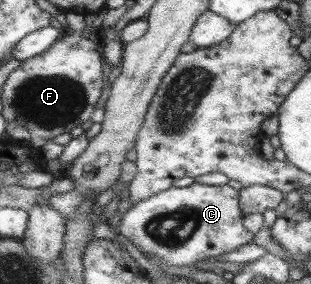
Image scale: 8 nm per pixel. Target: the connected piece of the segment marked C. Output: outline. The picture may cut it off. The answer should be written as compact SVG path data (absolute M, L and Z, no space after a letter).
M194 181L185 187L171 186L124 211L119 221L119 234L142 254L156 255L164 263L180 267L194 264L206 258L234 251L241 245L246 245L254 240L255 236L244 231L244 227L242 227L243 213L240 213L241 209L238 209L238 198L238 193L227 184L211 186Z

